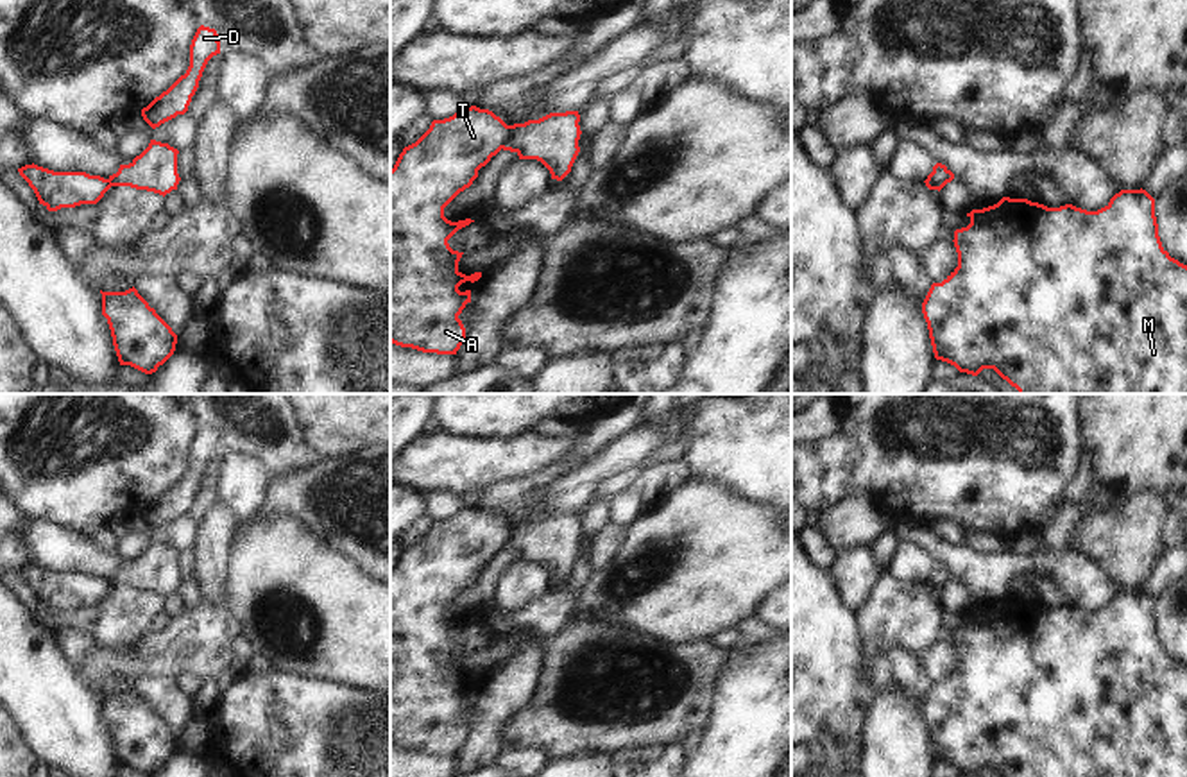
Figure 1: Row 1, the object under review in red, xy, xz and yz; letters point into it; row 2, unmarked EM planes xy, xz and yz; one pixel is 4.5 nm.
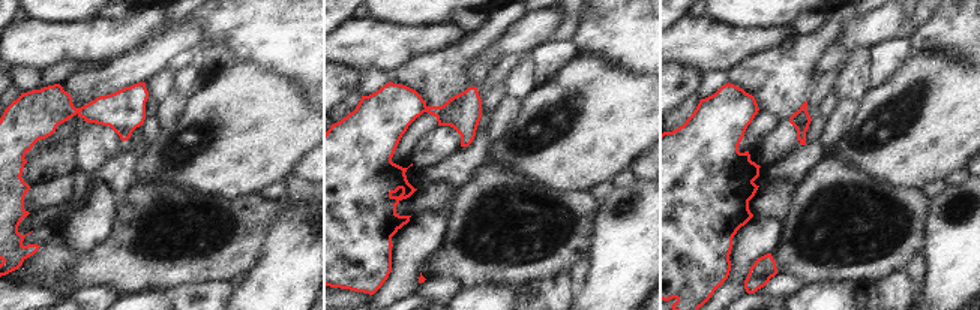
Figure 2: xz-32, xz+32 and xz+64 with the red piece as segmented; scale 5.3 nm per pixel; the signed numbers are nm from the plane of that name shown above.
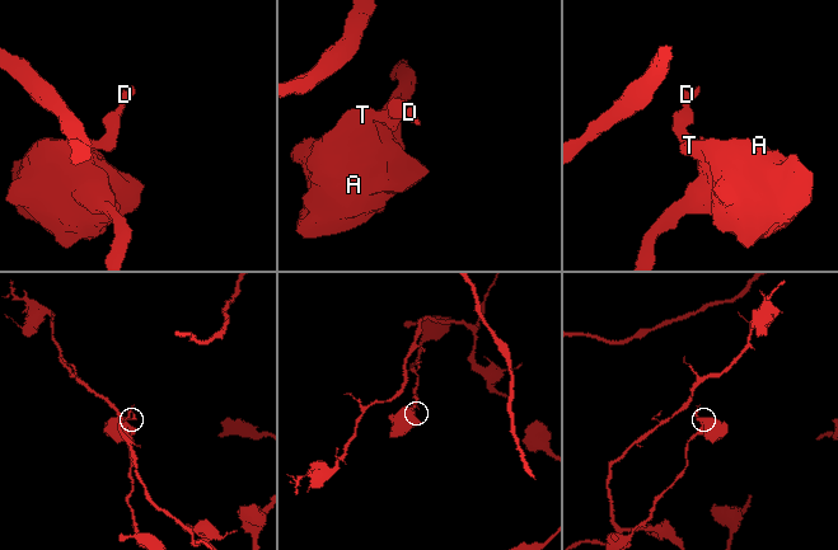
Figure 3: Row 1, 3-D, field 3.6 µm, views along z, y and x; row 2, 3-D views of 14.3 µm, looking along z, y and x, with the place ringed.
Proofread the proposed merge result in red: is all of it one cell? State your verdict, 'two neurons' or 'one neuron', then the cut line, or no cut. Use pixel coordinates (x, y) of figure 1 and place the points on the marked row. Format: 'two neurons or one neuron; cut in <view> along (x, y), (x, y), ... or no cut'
two neurons; cut in xz along (511, 126), (511, 133), (500, 147)

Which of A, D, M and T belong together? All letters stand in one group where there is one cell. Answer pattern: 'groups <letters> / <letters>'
groups A M T / D

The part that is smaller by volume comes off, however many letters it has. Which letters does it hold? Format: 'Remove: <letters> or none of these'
Remove: D

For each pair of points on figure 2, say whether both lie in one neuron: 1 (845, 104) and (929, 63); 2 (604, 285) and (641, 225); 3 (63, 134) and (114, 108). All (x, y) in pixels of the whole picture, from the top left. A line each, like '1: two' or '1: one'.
1: two
2: one
3: one

